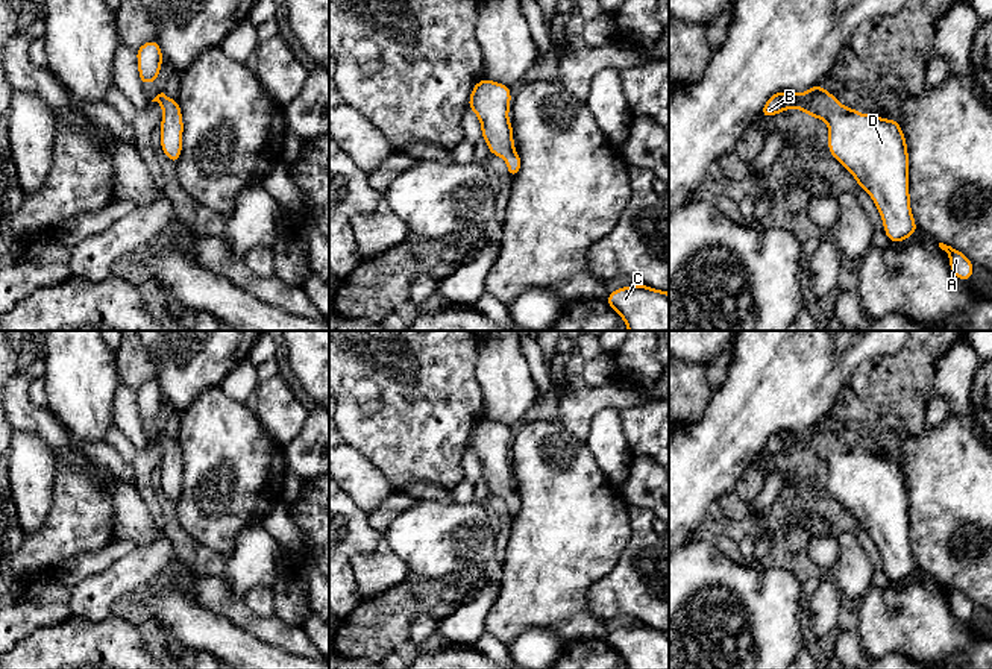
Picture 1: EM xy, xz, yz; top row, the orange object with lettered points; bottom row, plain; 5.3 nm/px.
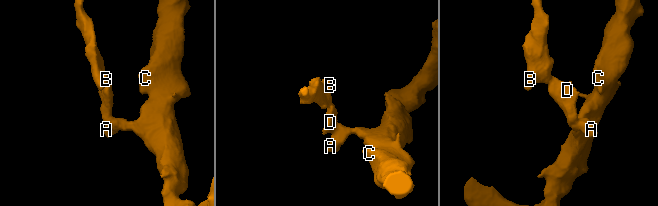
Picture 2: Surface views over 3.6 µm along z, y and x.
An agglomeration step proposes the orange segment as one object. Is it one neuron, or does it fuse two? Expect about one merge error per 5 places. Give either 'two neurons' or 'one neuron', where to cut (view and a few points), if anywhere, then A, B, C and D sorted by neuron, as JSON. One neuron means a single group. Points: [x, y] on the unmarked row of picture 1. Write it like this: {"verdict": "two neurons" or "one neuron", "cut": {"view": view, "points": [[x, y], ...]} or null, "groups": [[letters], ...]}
{"verdict": "one neuron", "cut": null, "groups": [["A", "B", "C", "D"]]}

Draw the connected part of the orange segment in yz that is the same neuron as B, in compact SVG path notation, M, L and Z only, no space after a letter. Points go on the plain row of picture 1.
M819 423L802 434L772 434L761 457L801 449L828 464L828 490L874 540L889 581L901 583L918 572L910 549L909 493L901 464L845 448Z

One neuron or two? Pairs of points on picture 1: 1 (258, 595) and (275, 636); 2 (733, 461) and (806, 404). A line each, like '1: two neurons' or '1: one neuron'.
1: two neurons
2: one neuron

